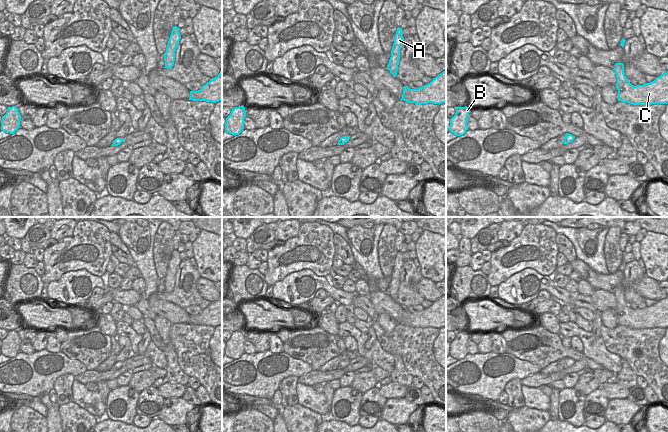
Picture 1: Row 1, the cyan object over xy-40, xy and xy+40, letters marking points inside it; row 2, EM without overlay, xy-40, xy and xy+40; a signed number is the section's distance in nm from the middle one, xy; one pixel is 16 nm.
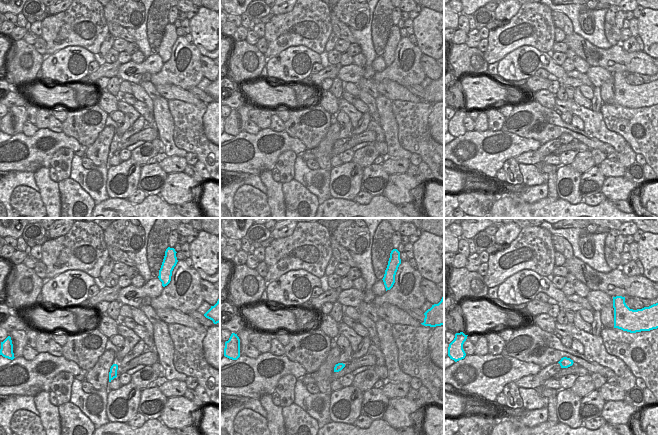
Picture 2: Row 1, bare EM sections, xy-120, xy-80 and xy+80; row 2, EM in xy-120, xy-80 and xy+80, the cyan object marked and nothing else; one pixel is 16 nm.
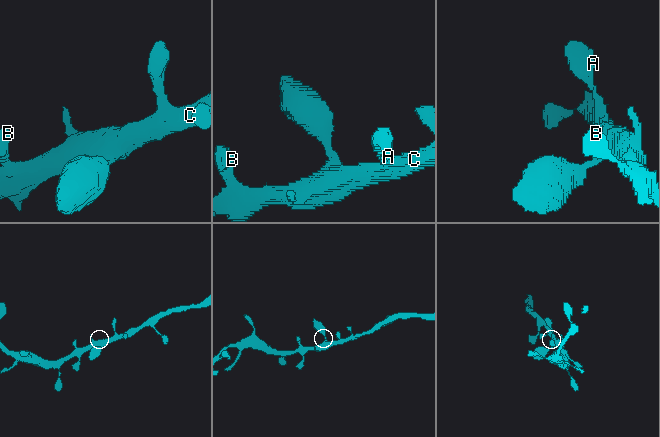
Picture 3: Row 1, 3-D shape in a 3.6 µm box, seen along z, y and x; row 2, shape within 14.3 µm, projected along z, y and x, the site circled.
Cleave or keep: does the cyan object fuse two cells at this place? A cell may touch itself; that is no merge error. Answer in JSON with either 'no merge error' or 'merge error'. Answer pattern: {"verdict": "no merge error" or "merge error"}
{"verdict": "no merge error"}

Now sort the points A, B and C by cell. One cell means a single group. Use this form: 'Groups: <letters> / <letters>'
Groups: A B C

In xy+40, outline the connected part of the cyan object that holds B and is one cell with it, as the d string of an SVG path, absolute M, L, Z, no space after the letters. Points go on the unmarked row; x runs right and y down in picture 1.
M457 331L455 339L450 343L449 355L456 360L461 360L468 354L467 342L470 333L465 331Z

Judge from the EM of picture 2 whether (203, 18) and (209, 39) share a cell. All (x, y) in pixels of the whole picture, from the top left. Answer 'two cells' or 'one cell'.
one cell

